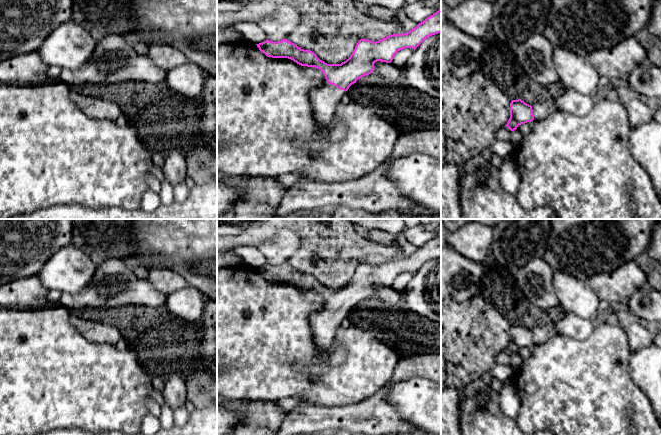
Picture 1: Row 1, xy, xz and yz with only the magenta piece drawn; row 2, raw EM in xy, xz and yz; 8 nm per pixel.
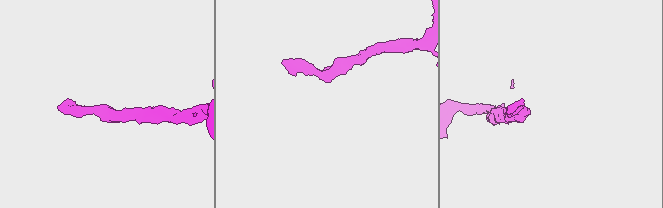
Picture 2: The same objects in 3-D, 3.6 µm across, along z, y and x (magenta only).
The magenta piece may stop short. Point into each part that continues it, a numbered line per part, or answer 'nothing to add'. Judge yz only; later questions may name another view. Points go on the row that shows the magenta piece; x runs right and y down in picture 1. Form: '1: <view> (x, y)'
1: yz (541, 110)

